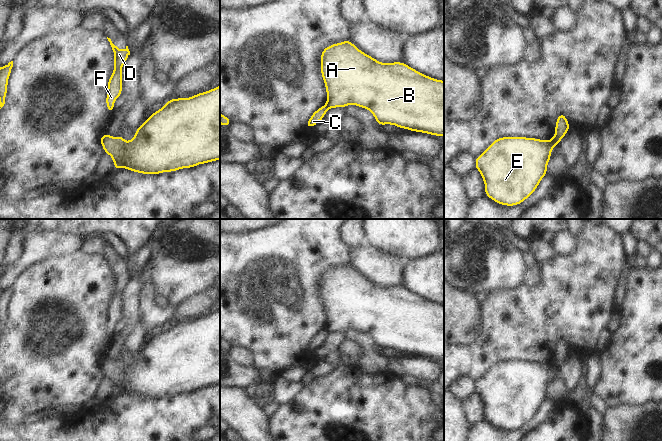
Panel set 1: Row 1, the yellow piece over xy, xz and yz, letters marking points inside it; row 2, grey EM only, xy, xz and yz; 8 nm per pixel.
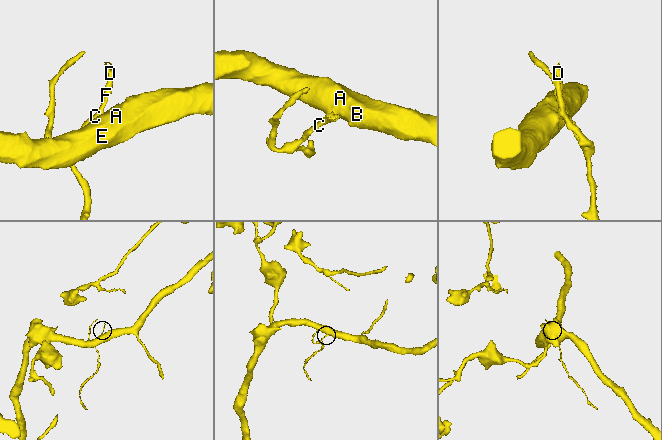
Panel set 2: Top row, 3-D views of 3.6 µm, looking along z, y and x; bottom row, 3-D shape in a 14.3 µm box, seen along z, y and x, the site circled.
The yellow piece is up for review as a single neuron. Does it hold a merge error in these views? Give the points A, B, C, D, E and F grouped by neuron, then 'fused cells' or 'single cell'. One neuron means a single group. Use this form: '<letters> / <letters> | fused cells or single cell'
A B E / C D F | fused cells

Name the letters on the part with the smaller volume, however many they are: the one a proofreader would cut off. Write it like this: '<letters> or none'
C, D, F.

